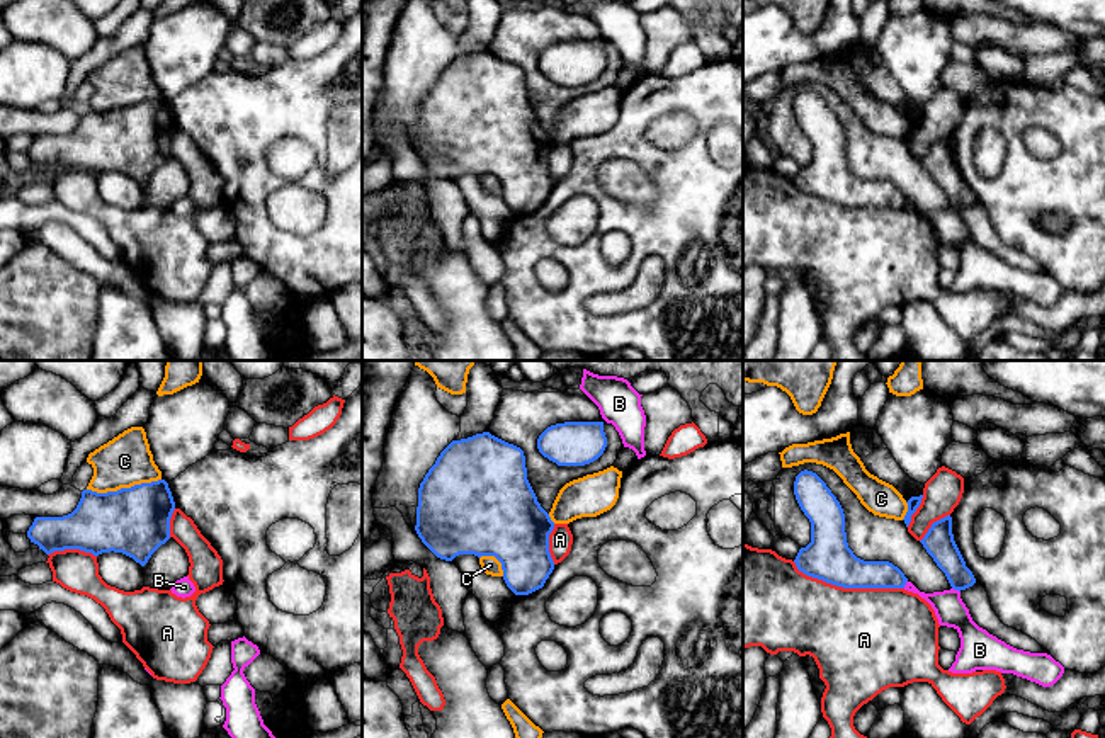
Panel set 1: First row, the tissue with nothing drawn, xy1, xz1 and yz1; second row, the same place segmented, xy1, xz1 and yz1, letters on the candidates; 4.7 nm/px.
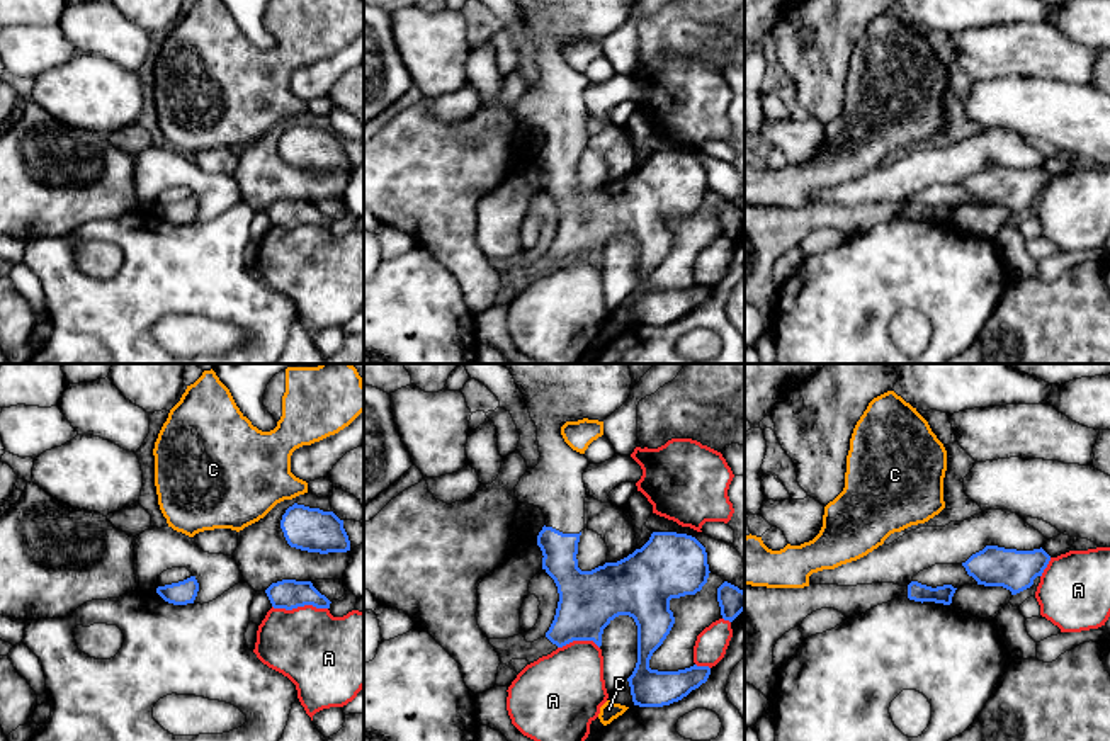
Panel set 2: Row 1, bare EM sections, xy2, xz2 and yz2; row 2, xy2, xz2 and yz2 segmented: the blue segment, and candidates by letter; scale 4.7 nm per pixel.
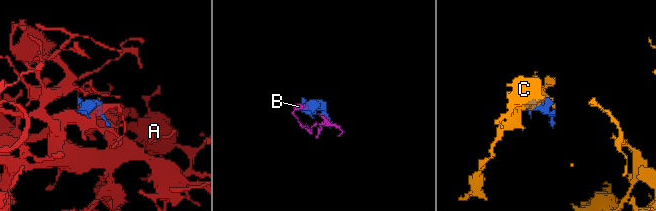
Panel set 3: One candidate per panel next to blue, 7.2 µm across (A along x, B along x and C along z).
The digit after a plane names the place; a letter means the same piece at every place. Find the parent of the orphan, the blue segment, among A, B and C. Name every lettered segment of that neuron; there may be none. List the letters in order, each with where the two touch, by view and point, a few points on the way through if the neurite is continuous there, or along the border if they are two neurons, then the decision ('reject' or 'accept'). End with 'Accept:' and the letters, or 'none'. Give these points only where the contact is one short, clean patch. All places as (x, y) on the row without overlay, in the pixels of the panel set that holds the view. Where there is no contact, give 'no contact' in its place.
A: meets blue in yz1 at (847, 206); reject
B: meets blue in yz1 at (956, 208); reject
C: meets blue in xy1 at (123, 107); reject
Accept: none

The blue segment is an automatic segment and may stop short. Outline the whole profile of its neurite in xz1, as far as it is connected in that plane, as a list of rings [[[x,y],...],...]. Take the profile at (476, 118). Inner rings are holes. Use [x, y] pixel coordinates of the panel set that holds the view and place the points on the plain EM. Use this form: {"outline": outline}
{"outline": [[[490,51],[452,60],[418,107],[415,150],[422,162],[445,180],[459,173],[495,175],[502,182],[507,206],[515,214],[542,207],[552,192],[552,148],[554,141],[527,99],[524,70]]]}

